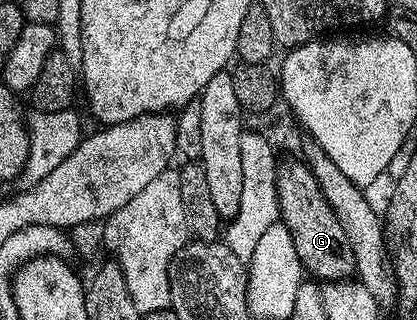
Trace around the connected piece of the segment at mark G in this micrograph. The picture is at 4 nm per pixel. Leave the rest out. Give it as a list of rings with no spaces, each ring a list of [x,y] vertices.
[[[280,160],[275,166],[275,178],[281,223],[293,235],[293,247],[297,247],[297,259],[304,270],[323,283],[354,278],[353,247],[349,247],[345,227],[341,227],[341,219],[329,207],[311,168],[302,160]]]

